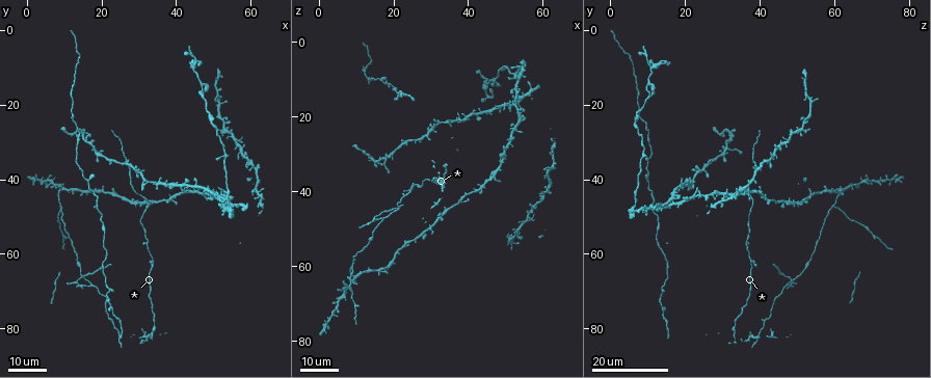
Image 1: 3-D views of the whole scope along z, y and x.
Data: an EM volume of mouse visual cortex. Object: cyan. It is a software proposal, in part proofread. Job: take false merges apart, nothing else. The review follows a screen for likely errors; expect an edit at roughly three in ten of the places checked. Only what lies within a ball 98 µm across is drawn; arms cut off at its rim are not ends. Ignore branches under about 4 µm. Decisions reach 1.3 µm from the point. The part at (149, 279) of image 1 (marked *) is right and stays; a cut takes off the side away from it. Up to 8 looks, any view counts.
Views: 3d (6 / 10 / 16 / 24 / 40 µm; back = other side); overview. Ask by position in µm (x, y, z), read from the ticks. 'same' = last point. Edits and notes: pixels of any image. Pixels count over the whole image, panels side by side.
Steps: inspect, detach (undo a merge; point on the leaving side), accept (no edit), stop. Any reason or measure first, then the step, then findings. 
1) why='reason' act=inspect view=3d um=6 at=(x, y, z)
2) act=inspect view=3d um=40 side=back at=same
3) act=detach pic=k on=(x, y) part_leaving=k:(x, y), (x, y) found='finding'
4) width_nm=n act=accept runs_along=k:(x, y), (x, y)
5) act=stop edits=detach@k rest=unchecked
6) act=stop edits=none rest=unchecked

why='three-way junction' act=inspect view=3d um=16 at=(23.0, 74.5, 13.5)

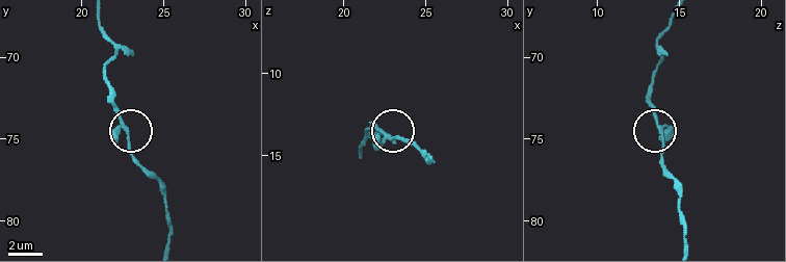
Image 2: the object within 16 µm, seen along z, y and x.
why='closer look' act=inspect view=3d um=6 at=(22.6, 74.4, 13.9)

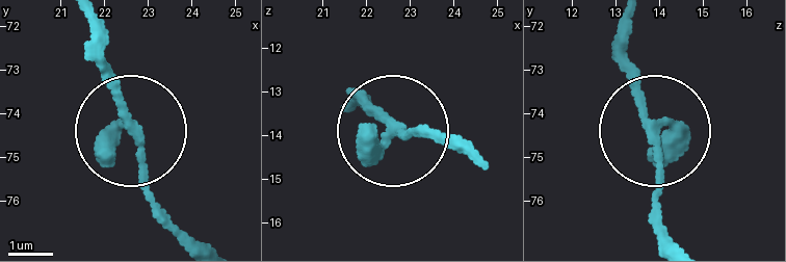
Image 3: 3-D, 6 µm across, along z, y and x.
act=inspect view=3d um=6 side=back at=(22.70, 74.35, 13.90)

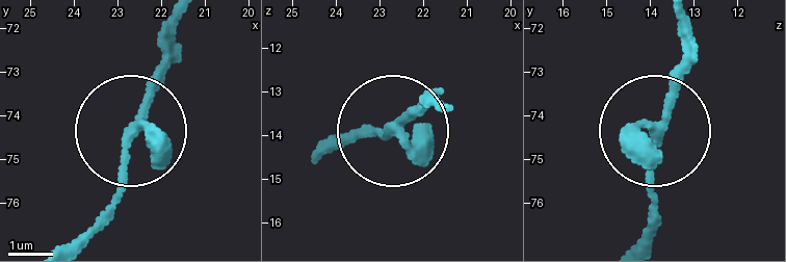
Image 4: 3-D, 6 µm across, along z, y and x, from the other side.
act=accept found='one cell here'

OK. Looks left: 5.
why='two arms in line, one across' act=inspect view=3d um=24 at=(17.0, 68.0, 47.5)

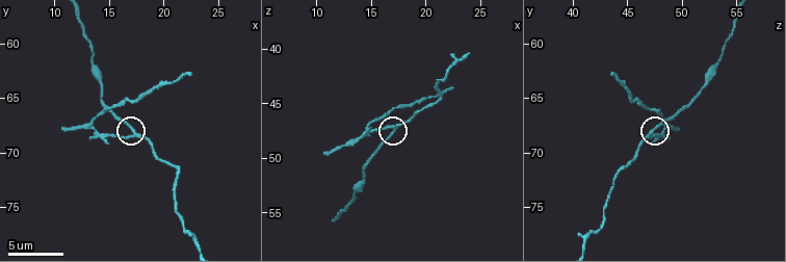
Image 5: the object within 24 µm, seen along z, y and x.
act=inspect view=3d um=6 at=(17.2, 68.4, 47.2)

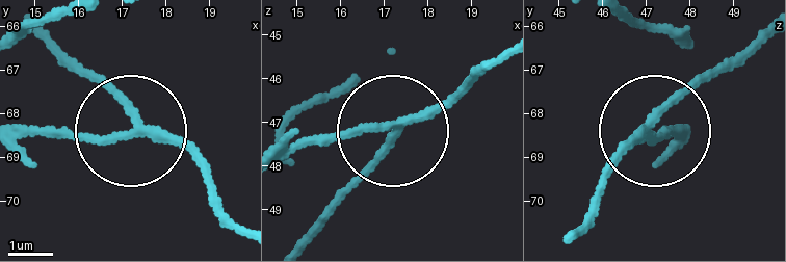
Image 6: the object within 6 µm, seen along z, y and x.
side_arm_um=17 act=detach pic=6 on=(70, 137) part_leaving=6:(136, 128), (106, 139), (17, 128) found='two cells meet here'

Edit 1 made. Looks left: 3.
why='see it whole again' act=inspect view=overview

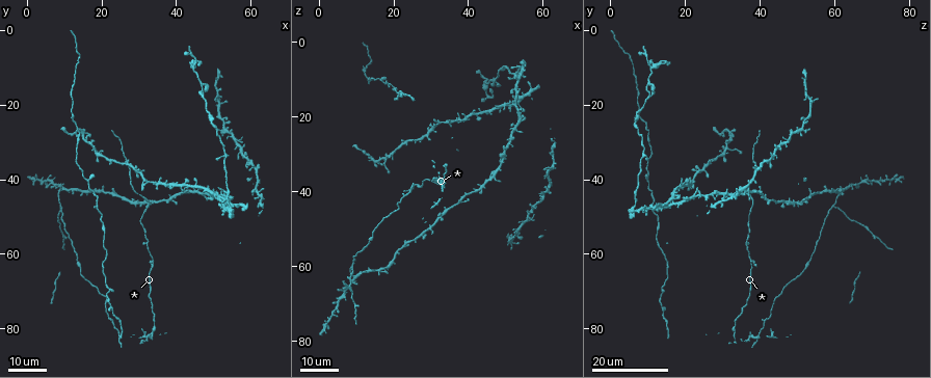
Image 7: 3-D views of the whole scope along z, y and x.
why='side arm on a straight run' act=inspect view=3d um=24 at=(9.0, 46.5, 59.0)

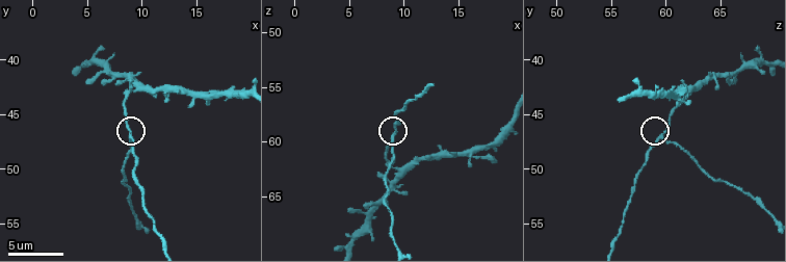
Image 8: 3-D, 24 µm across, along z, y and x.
act=inspect view=3d um=6 at=(8.8, 47.2, 59.4)

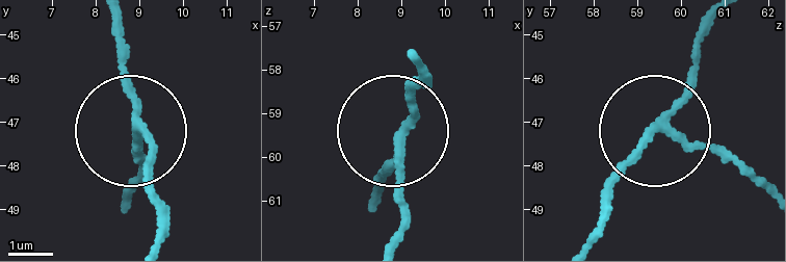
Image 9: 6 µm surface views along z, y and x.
act=accept runs_along=9:(377, 195), (399, 143), (399, 221) found='continuous, no second cell'

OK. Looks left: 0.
act=stop edits=detach@6 rest=unchecked

